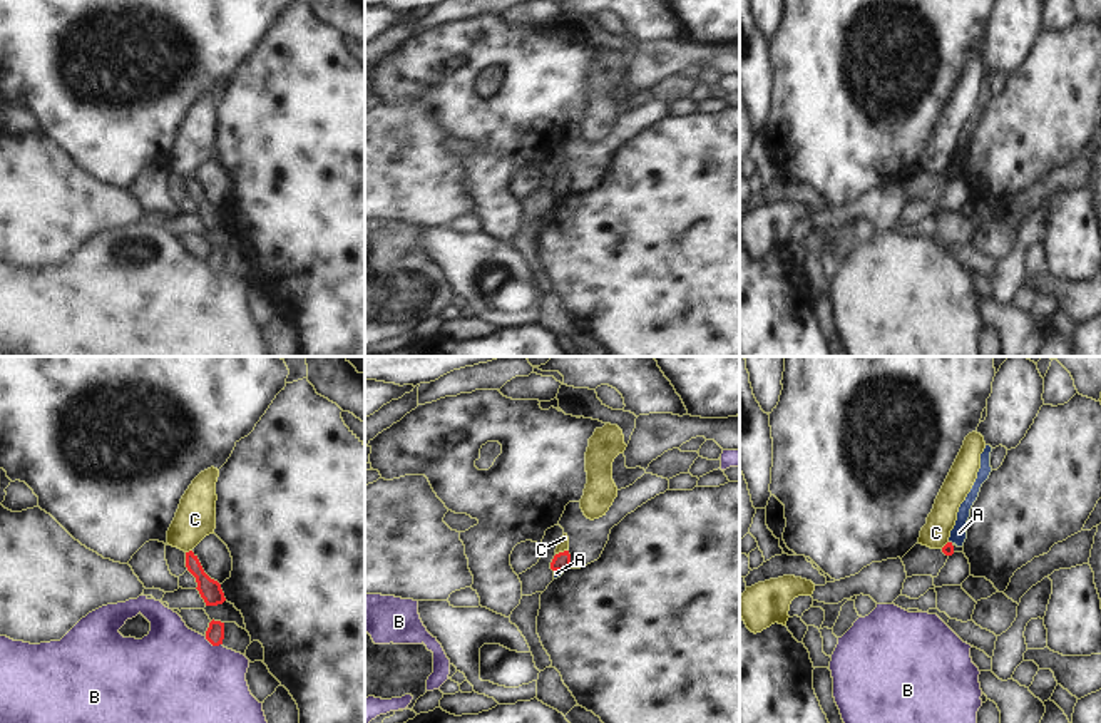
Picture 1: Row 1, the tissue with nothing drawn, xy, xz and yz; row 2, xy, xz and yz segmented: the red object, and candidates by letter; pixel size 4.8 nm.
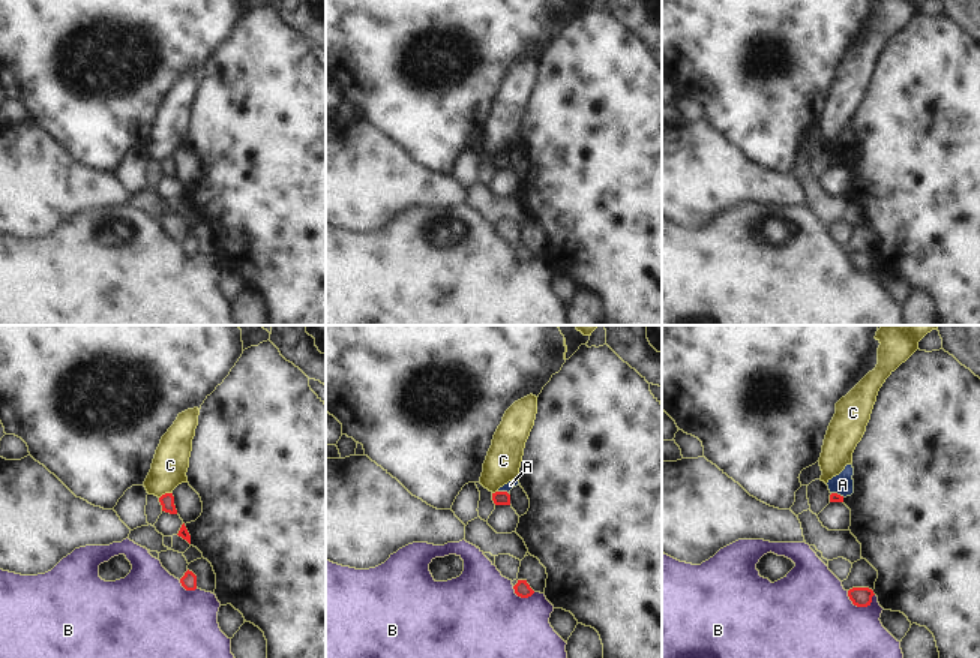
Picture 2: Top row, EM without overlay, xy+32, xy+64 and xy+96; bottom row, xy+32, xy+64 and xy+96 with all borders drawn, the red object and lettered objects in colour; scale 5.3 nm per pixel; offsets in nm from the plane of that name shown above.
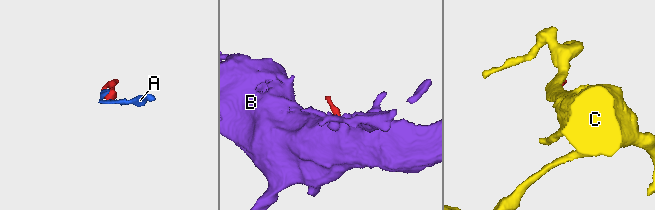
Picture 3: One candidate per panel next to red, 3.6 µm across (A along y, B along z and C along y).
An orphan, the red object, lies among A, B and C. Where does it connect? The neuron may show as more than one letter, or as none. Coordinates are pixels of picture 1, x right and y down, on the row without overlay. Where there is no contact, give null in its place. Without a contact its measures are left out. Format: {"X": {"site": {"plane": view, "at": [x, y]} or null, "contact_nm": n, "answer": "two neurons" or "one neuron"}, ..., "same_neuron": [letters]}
{"A": {"site": {"plane": "xz", "at": [559, 194]}, "contact_nm": 50, "answer": "one neuron"}, "B": {"site": {"plane": "xy", "at": [213, 270]}, "contact_nm": 100, "answer": "two neurons"}, "C": {"site": {"plane": "xz", "at": [561, 178]}, "contact_nm": 60, "answer": "two neurons"}, "same_neuron": ["A"]}

